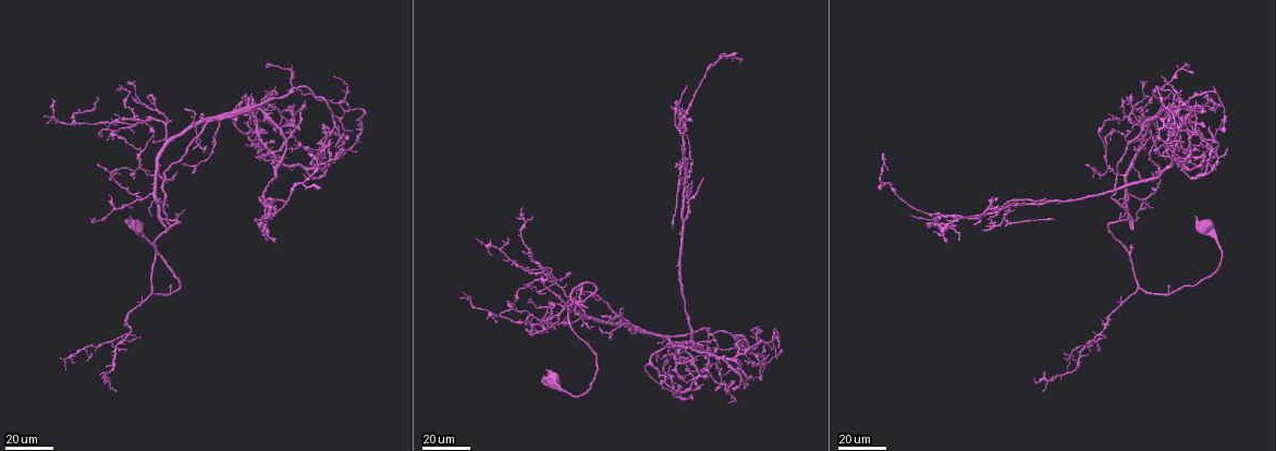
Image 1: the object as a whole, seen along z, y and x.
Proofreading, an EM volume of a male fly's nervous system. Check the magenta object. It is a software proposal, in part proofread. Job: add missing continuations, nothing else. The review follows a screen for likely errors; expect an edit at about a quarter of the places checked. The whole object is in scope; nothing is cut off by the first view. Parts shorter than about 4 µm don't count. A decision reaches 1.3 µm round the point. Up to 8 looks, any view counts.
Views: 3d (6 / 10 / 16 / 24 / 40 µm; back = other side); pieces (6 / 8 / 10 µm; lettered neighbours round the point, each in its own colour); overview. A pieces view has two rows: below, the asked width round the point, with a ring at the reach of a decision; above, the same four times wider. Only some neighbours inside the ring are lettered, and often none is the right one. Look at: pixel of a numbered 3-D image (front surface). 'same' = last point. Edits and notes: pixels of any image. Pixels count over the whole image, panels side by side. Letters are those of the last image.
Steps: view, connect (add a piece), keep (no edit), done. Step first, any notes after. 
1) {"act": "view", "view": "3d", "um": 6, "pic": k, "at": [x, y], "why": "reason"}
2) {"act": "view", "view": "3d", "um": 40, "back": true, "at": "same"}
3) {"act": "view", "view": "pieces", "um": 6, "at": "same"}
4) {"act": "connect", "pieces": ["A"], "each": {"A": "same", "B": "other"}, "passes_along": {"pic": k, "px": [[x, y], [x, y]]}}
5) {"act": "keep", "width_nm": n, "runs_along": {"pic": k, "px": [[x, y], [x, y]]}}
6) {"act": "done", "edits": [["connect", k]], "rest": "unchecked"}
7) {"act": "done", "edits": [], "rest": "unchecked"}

{"act": "view", "view": "3d", "um": 40, "pic": 1, "at": [697, 360]}

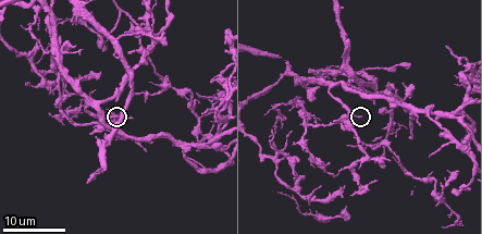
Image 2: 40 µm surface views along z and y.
{"act": "view", "view": "pieces", "um": 8, "pic": 2, "at": [360, 118]}

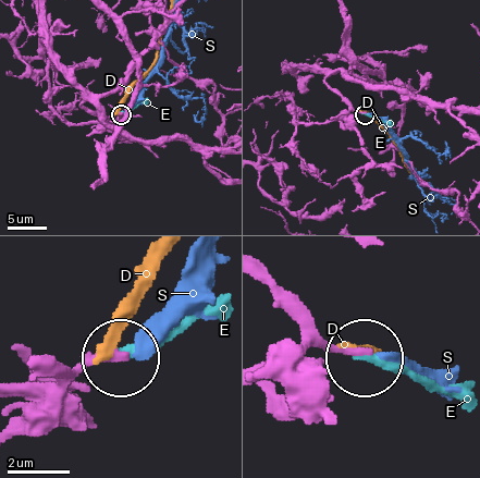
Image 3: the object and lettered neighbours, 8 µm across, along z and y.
{"act": "connect", "pieces": ["E"], "width_nm": 230, "each": {"D": "other", "E": "same", "S": "other"}, "passes_along": {"pic": 3, "px": [[44, 358], [75, 368], [130, 358], [223, 310]]}, "found": "it goes on there"}

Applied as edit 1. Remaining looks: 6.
{"act": "view", "view": "overview"}

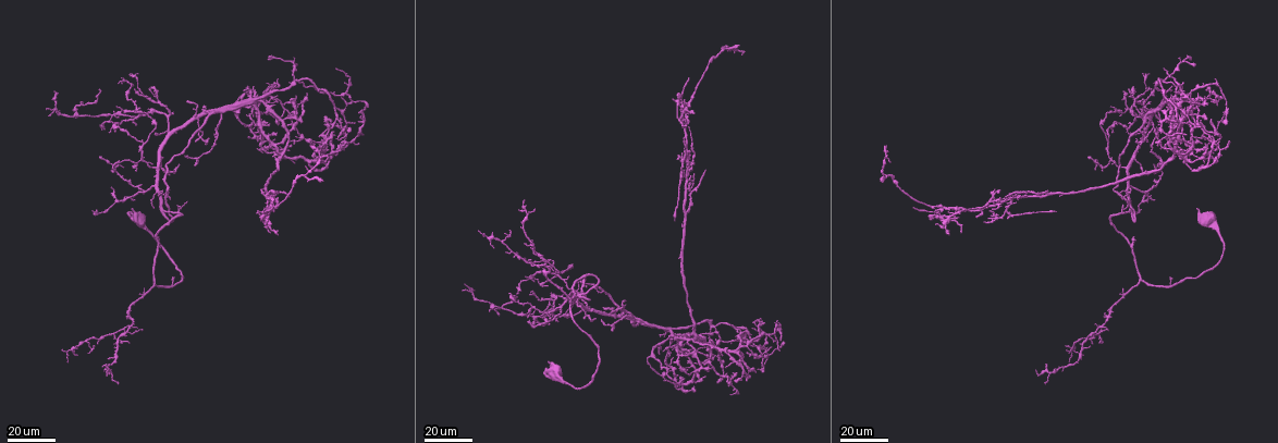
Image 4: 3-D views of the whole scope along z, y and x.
{"act": "view", "view": "3d", "um": 40, "pic": 4, "at": [718, 340], "why": "free end"}

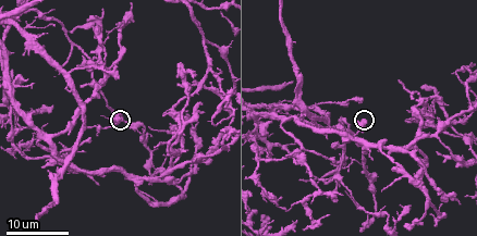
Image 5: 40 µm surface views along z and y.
{"act": "view", "view": "pieces", "um": 8, "pic": 5, "at": [362, 119]}

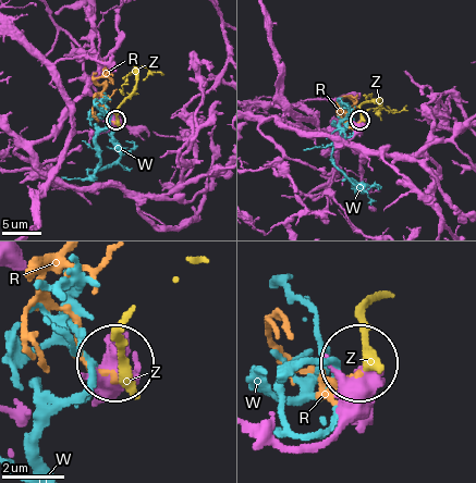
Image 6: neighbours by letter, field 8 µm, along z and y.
{"act": "keep", "each": {"R": "other", "W": "other", "Z": "other"}, "runs_along": {"pic": 6, "px": [[256, 423], [295, 449], [318, 445], [337, 426], [357, 367]]}, "found": "none of them fits"}

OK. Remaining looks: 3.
{"act": "view", "view": "3d", "um": 40, "pic": 4, "at": [134, 89], "why": "branch stops here"}

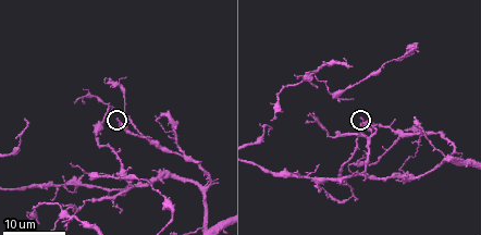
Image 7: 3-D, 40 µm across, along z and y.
{"act": "view", "view": "pieces", "um": 8, "pic": 7, "at": [118, 120], "why": "what lies round it"}

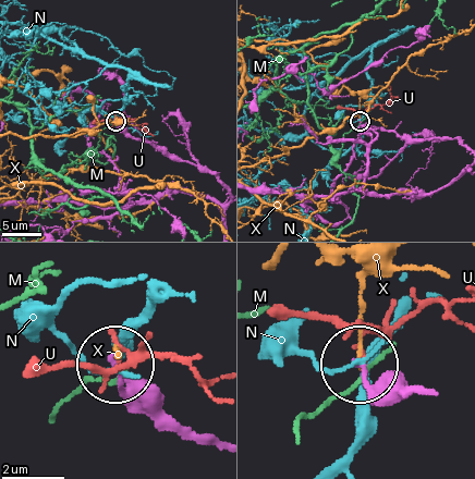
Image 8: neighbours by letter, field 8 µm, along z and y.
{"act": "keep", "each": {"M": "other", "N": "other", "U": "other", "X": "other"}, "runs_along": {"pic": 8, "px": [[409, 395], [393, 393], [362, 365]]}, "found": "no lettered piece goes on from it"}

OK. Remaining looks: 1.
{"act": "done", "edits": [["connect", 3]], "rest": "unchecked"}

